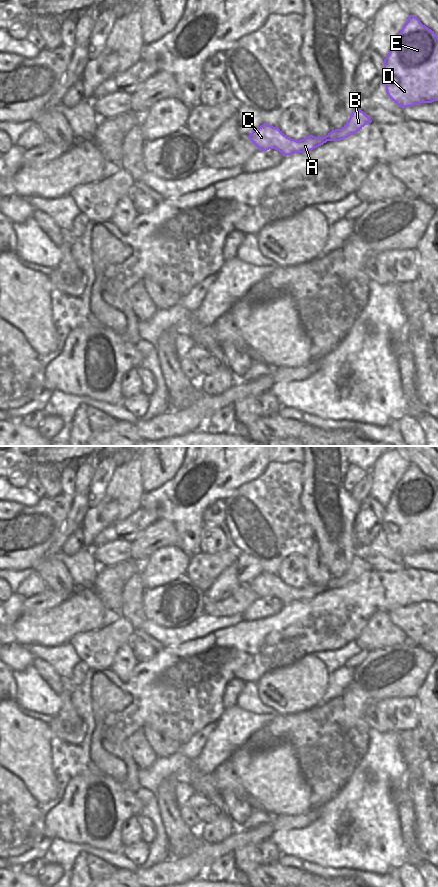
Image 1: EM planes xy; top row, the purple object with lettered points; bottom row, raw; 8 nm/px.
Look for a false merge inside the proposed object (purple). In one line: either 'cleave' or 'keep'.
keep

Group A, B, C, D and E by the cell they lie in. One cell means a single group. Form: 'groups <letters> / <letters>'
groups A B C D E

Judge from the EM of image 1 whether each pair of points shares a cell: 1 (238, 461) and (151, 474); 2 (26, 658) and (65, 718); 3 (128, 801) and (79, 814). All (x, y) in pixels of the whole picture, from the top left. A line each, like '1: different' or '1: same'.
1: different
2: different
3: same

